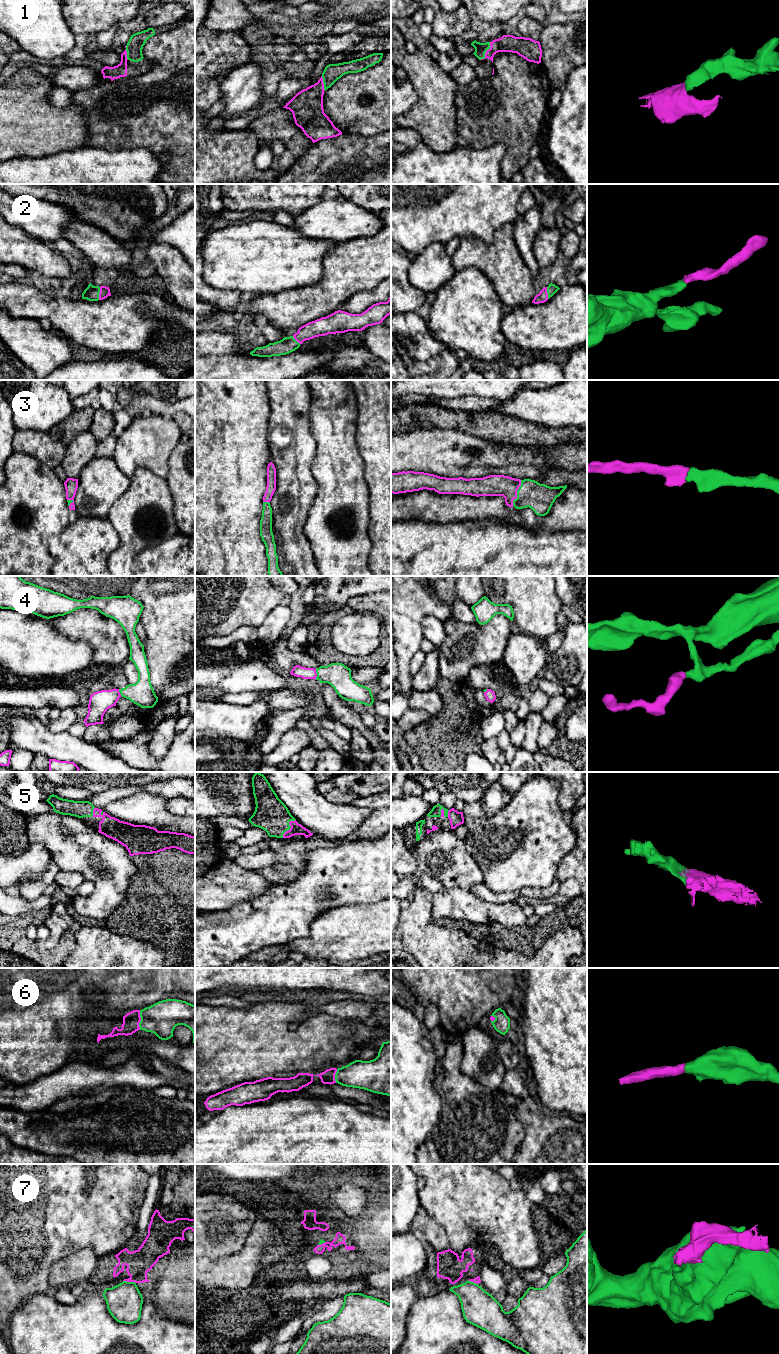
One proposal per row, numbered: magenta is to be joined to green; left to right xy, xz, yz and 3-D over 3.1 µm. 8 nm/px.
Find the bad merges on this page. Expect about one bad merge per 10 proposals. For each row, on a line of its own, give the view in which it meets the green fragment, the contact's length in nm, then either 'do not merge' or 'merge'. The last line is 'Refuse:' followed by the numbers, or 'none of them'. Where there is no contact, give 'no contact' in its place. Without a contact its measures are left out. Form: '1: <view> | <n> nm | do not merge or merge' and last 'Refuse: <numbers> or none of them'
1: yz | 170 nm | merge
2: xy | 110 nm | merge
3: yz | 220 nm | merge
4: xz | 90 nm | merge
5: xz | 190 nm | merge
6: xy | 160 nm | merge
7: xy | 110 nm | do not merge
Refuse: 7

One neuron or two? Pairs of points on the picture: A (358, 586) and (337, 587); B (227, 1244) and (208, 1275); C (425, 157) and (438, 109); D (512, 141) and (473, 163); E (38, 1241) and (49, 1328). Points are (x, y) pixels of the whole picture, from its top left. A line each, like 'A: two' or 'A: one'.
A: one
B: two
C: two
D: two
E: two

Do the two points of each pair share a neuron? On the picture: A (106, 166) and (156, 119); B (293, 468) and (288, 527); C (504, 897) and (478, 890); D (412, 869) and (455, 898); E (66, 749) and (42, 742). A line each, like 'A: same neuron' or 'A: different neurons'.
A: different neurons
B: same neuron
C: same neuron
D: different neurons
E: same neuron

